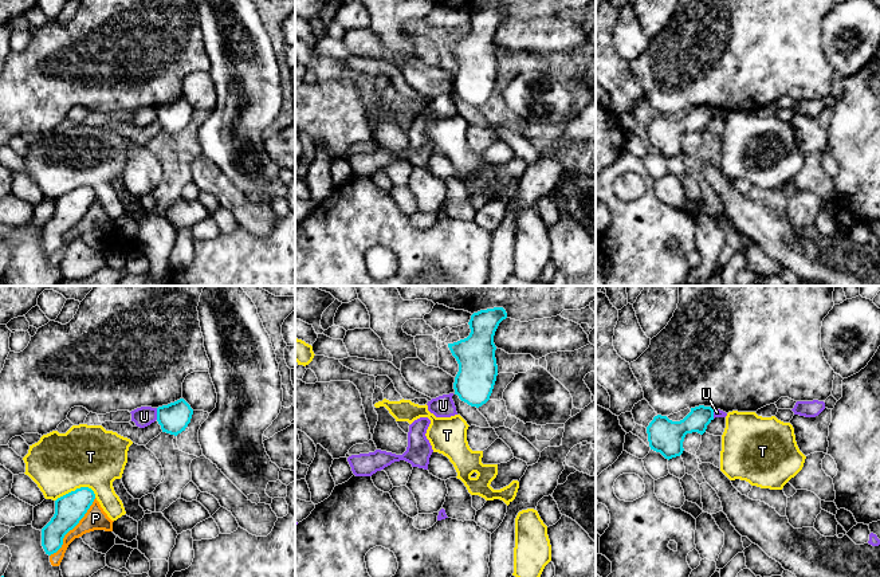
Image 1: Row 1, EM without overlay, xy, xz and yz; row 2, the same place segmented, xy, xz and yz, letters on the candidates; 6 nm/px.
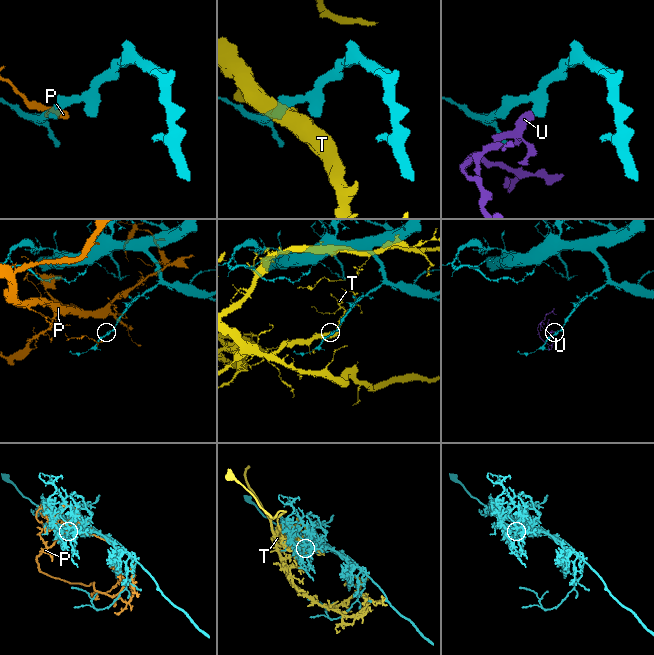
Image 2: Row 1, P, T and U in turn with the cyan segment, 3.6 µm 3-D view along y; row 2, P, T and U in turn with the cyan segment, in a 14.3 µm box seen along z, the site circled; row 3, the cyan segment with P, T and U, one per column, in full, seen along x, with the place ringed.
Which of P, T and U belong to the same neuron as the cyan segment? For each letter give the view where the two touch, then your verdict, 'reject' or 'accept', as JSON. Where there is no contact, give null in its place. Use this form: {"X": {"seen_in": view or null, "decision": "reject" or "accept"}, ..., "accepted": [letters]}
{"P": {"seen_in": "xy", "decision": "reject"}, "T": {"seen_in": "xy", "decision": "reject"}, "U": {"seen_in": "xy", "decision": "reject"}, "accepted": []}

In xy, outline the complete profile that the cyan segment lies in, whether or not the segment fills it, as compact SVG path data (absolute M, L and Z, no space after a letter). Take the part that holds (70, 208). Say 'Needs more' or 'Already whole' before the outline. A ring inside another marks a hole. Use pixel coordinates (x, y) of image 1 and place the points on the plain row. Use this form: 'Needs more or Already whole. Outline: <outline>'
Already whole. Outline: M80 187L55 200L55 213L42 228L42 246L46 254L51 255L62 247L64 235L79 223L94 199L91 188Z

